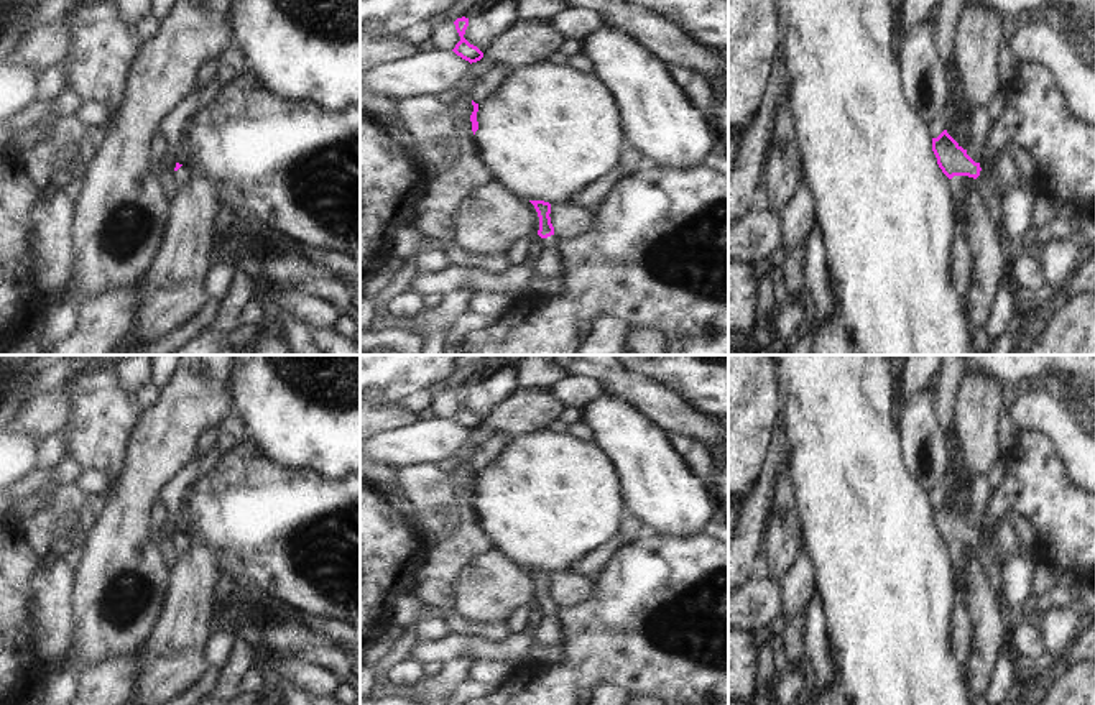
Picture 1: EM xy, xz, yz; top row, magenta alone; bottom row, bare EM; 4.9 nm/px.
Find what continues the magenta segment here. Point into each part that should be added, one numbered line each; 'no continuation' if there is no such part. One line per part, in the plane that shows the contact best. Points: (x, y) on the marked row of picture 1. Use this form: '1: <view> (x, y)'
1: xz (549, 263)

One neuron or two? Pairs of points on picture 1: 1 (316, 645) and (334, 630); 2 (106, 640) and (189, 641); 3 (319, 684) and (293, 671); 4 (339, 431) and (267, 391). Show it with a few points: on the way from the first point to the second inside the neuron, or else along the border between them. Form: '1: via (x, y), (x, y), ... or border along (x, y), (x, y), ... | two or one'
1: border along (313, 628), (331, 635), (337, 641) | two
2: border along (165, 607), (161, 620), (143, 646) | two
3: via (313, 681), (300, 672) | one
4: via (321, 413), (306, 411), (285, 391) | one

